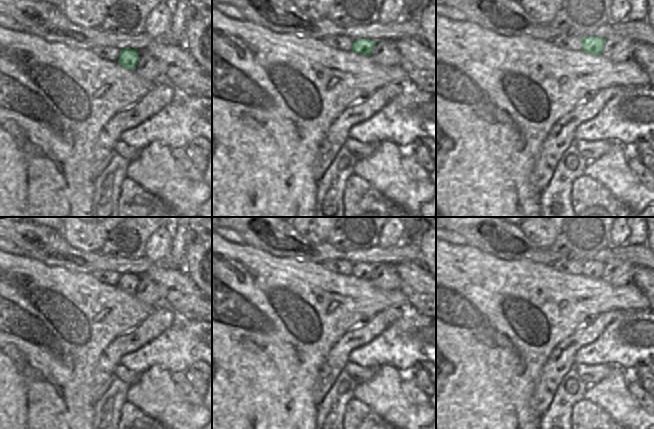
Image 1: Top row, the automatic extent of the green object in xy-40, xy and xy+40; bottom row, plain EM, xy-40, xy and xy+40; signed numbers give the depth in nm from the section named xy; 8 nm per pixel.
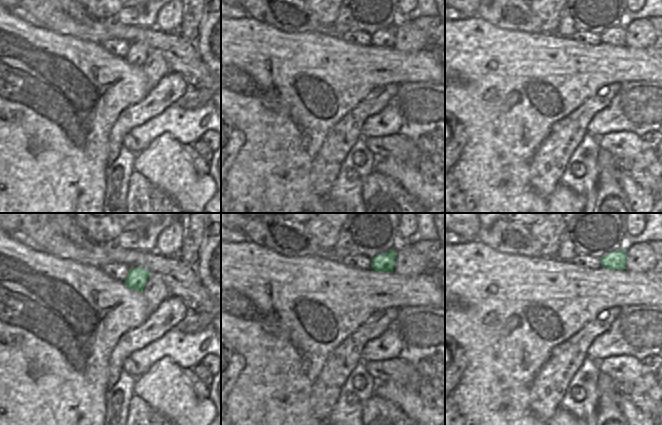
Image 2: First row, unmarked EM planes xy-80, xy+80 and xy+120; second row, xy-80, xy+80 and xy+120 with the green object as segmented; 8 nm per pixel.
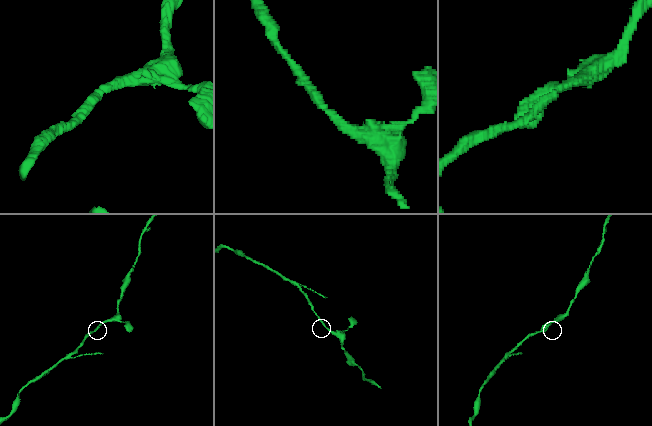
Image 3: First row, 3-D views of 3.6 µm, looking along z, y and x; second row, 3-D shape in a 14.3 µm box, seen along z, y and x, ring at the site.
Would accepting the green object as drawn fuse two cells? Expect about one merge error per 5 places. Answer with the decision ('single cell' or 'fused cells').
single cell

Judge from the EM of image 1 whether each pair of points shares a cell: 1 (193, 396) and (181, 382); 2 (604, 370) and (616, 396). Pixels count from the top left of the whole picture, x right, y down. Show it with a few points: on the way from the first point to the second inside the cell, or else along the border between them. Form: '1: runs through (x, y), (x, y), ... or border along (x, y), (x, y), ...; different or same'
1: runs through (190, 393), (183, 385); same
2: border along (615, 366), (604, 378), (590, 385); different

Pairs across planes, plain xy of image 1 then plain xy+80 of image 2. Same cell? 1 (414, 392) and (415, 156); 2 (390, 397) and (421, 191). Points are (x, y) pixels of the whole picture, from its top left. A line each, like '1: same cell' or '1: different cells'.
1: different cells
2: same cell

